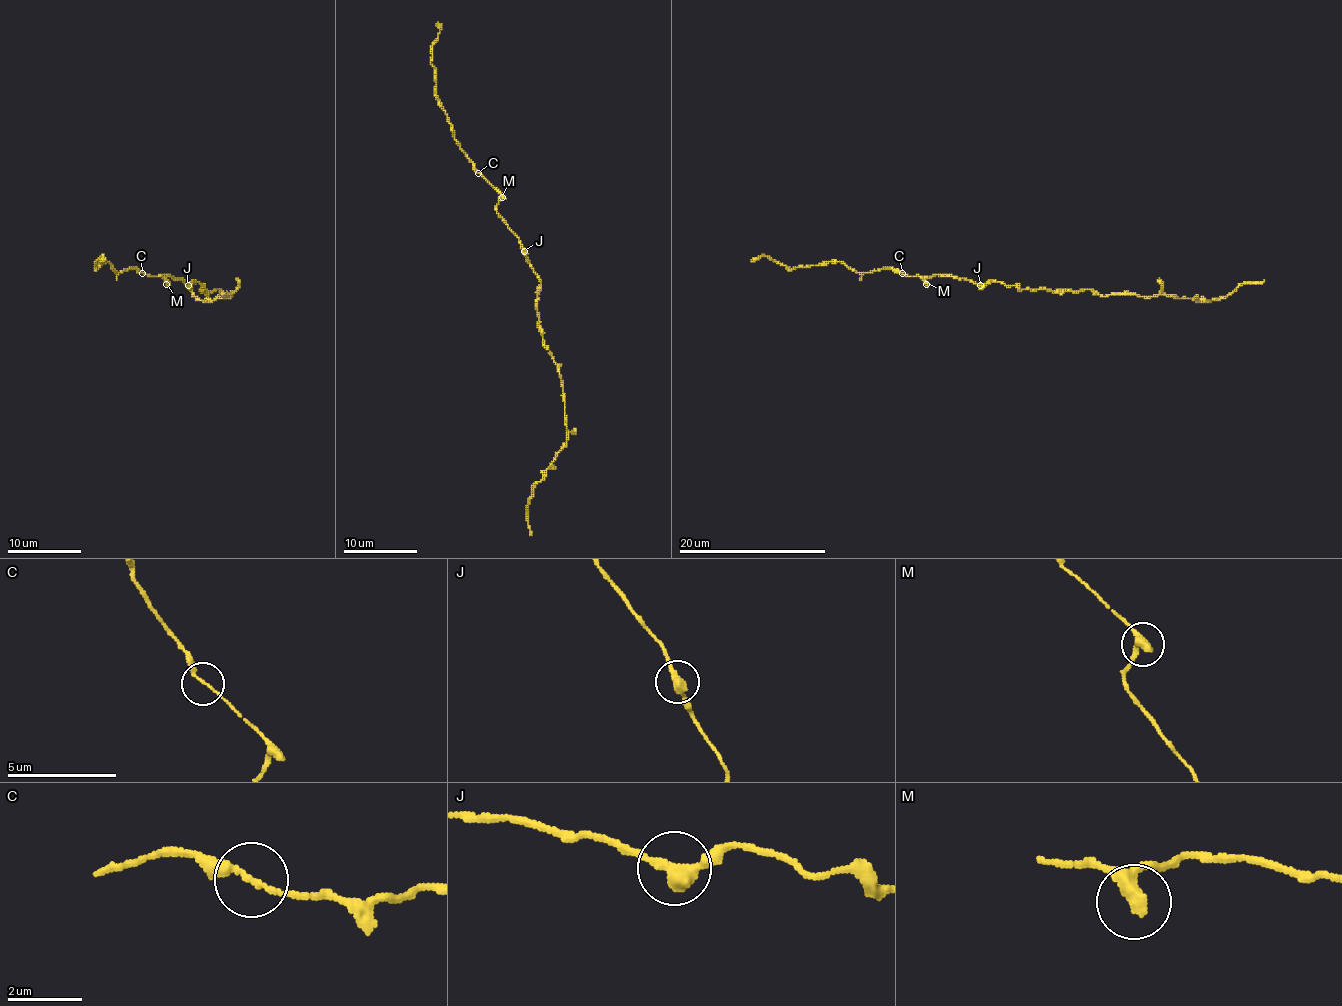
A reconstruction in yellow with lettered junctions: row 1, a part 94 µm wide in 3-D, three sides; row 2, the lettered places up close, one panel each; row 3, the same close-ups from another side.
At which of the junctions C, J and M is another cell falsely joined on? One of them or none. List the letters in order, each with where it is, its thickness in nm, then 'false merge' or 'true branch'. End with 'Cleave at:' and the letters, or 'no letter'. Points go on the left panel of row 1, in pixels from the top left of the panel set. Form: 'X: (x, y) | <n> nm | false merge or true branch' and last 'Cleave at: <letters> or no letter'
C: (142, 273) | 150 nm | true branch
J: (188, 285) | 360 nm | false merge
M: (166, 284) | 360 nm | true branch
Cleave at: J

